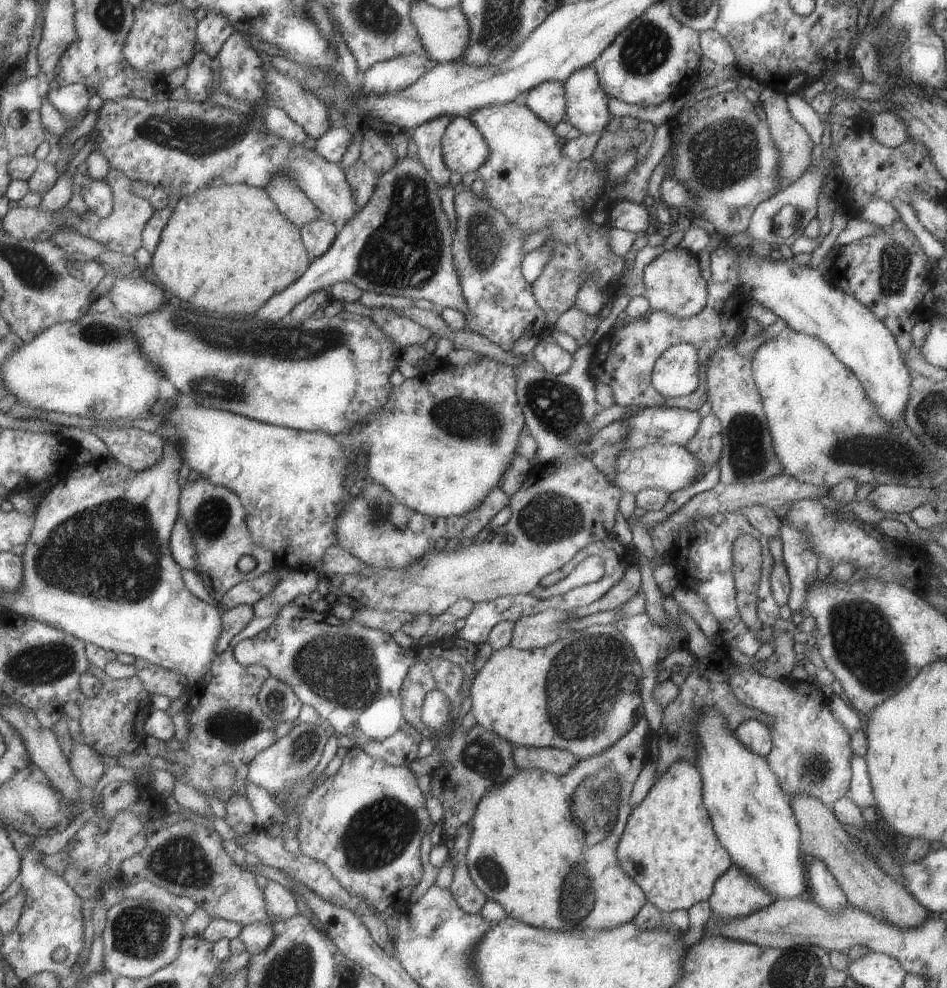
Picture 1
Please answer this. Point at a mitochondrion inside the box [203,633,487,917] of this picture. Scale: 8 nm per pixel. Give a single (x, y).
(376, 836)

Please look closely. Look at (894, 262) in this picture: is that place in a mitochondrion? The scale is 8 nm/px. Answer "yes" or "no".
yes

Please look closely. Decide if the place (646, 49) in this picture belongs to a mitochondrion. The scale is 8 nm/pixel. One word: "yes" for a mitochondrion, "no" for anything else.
yes

